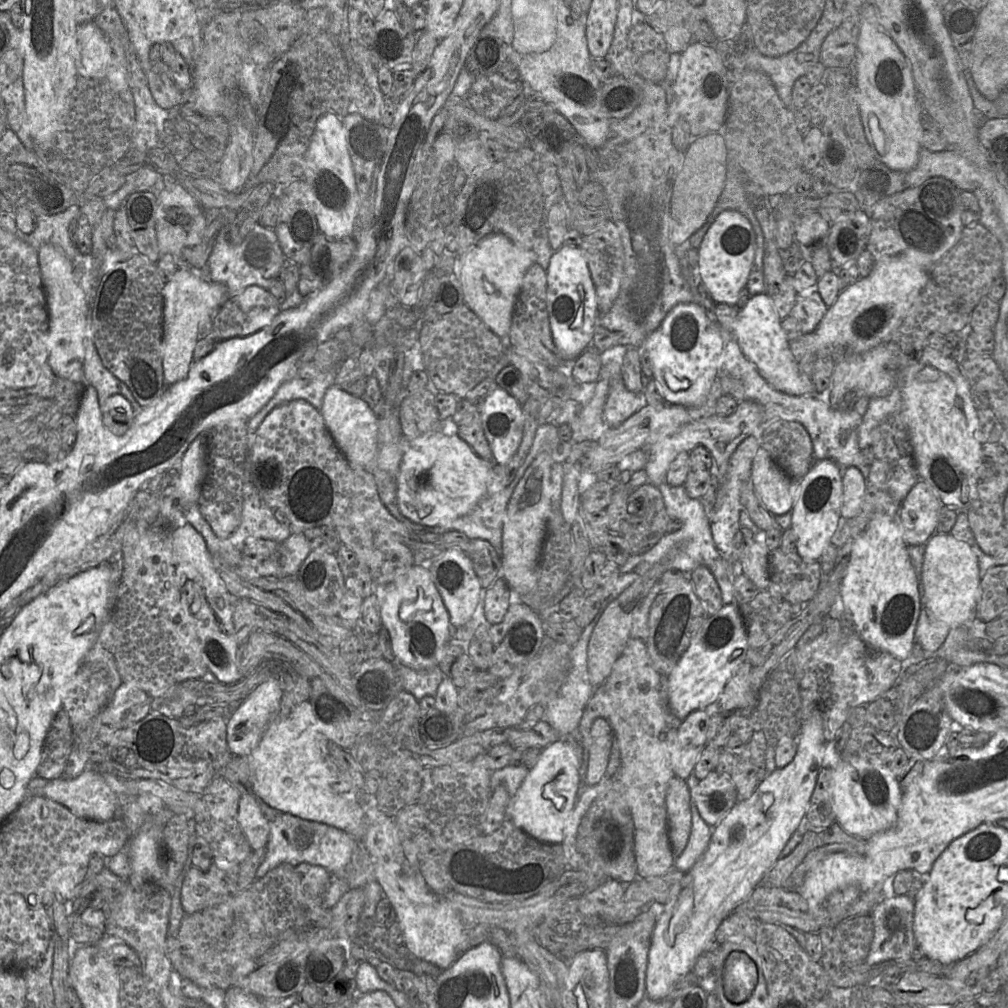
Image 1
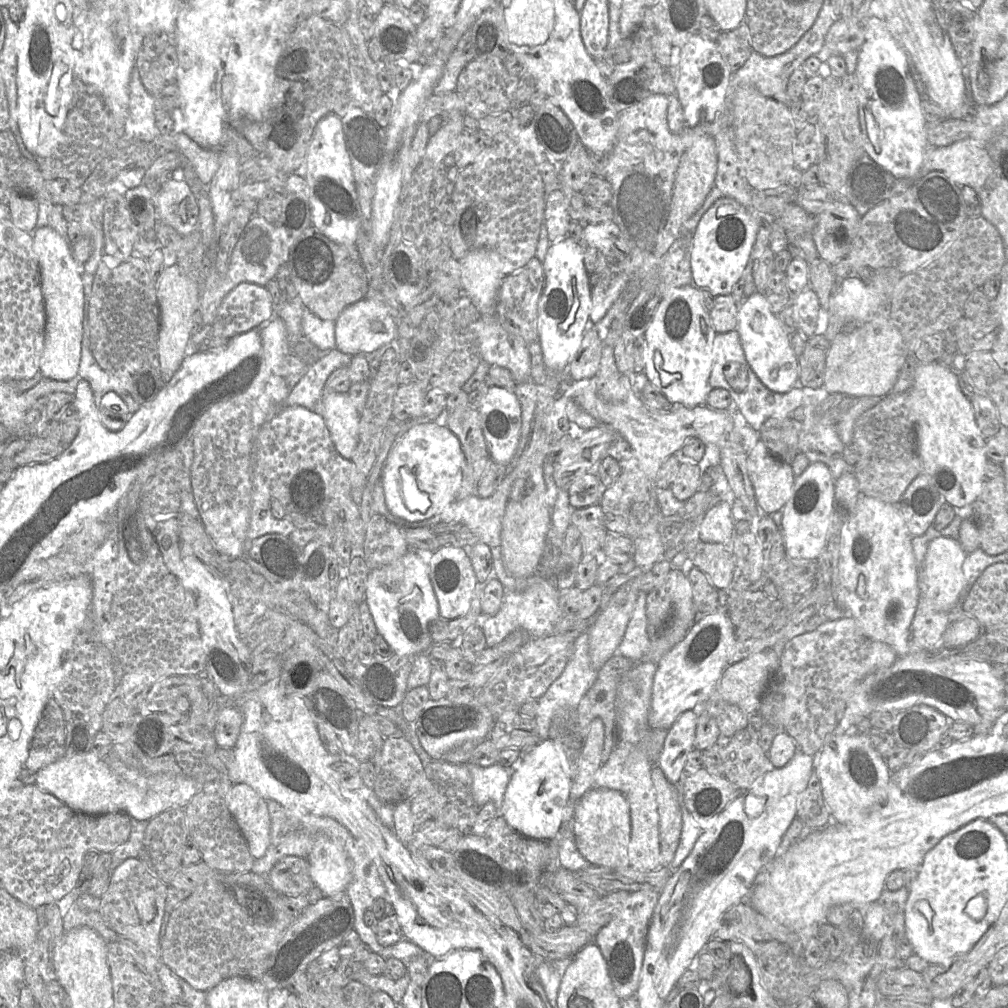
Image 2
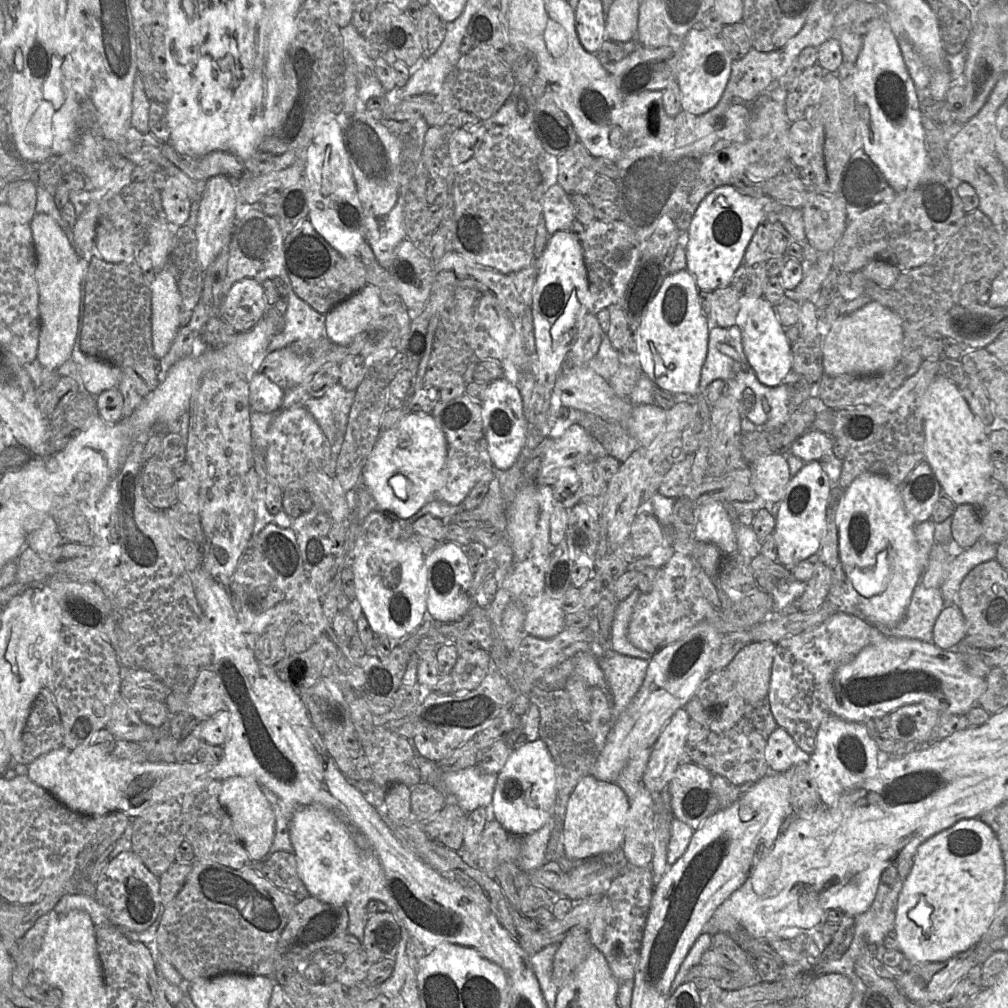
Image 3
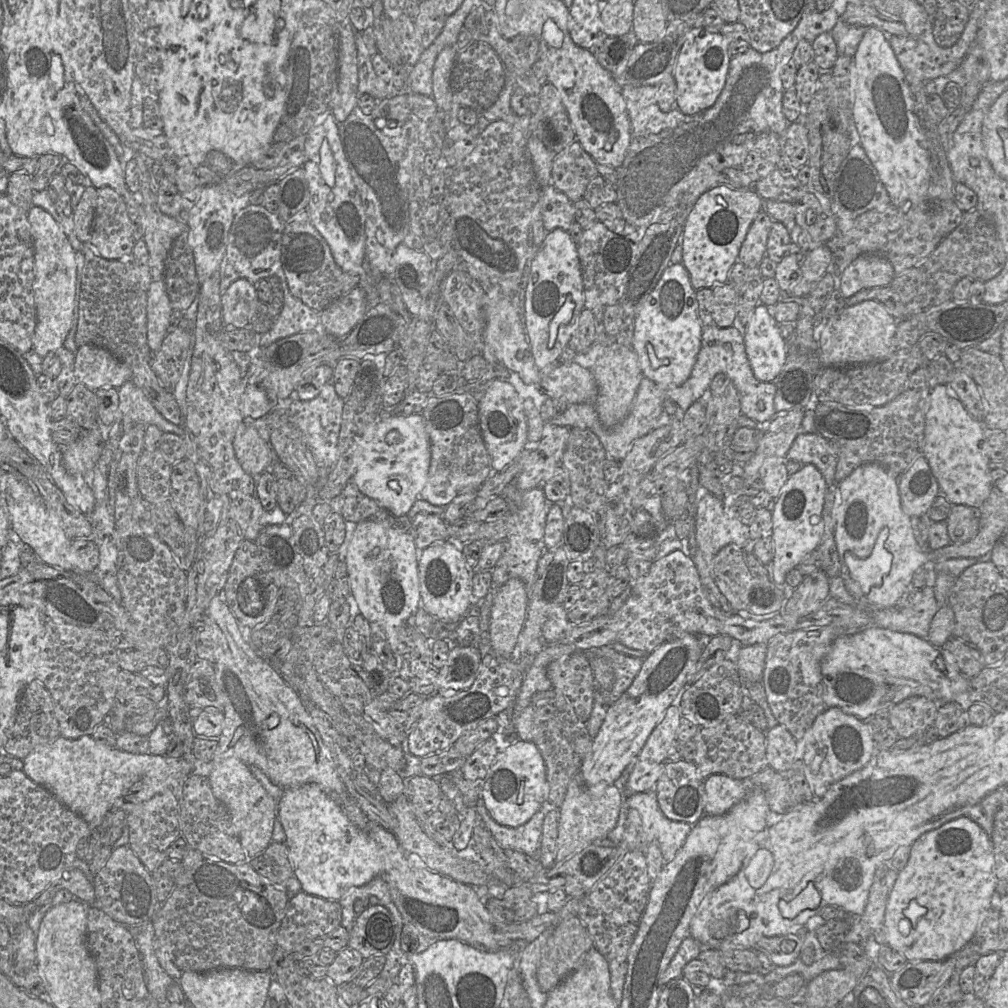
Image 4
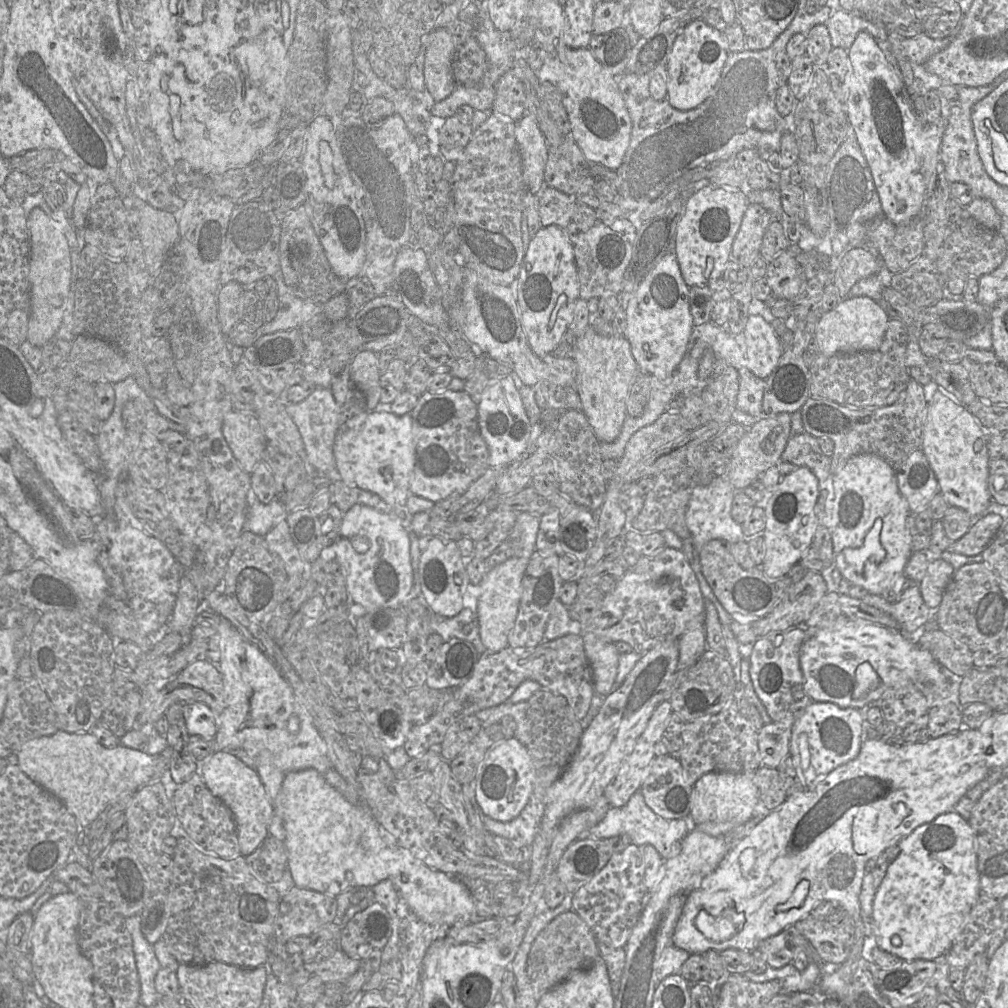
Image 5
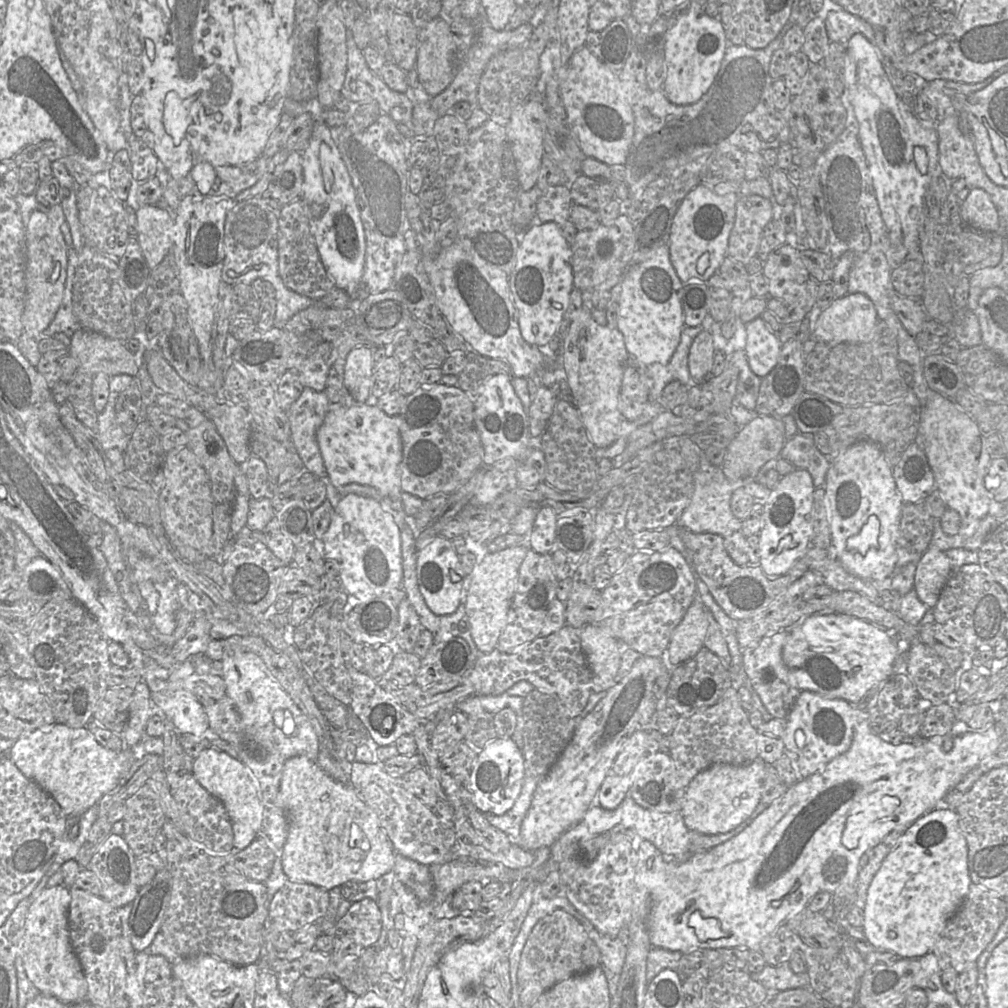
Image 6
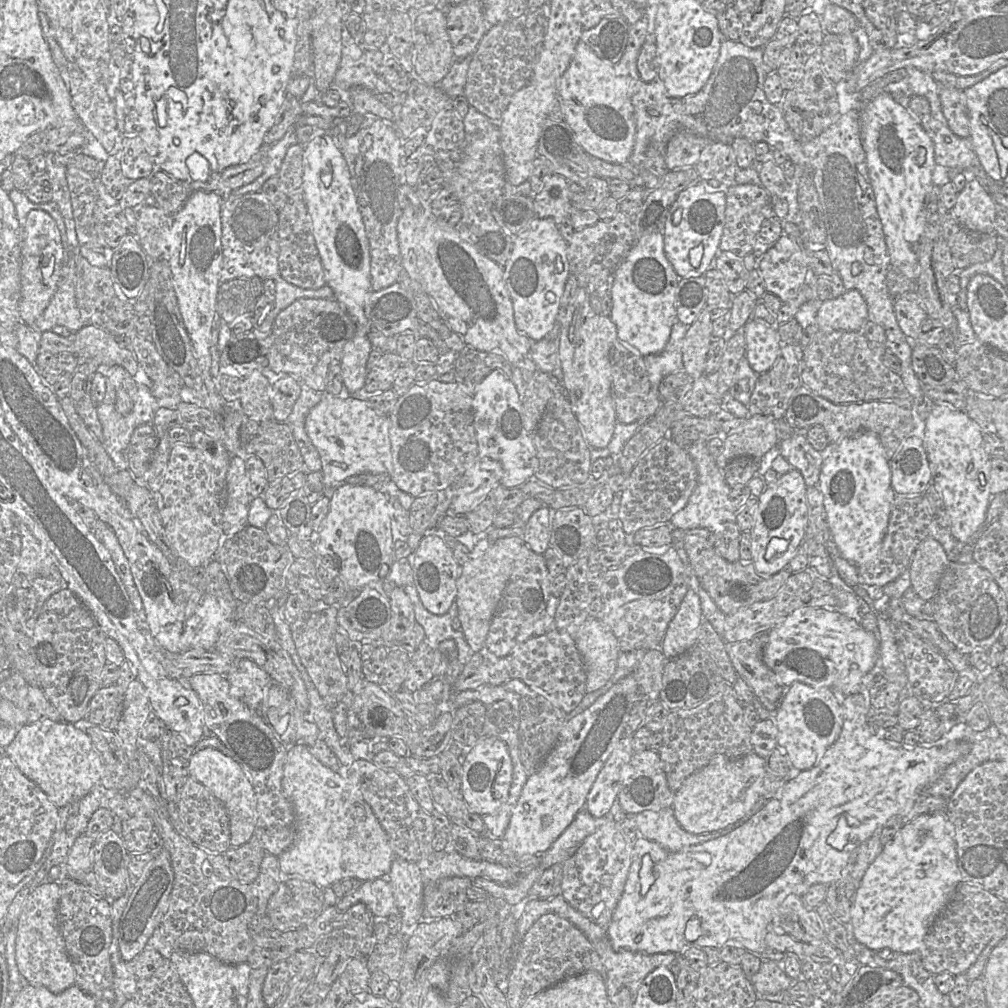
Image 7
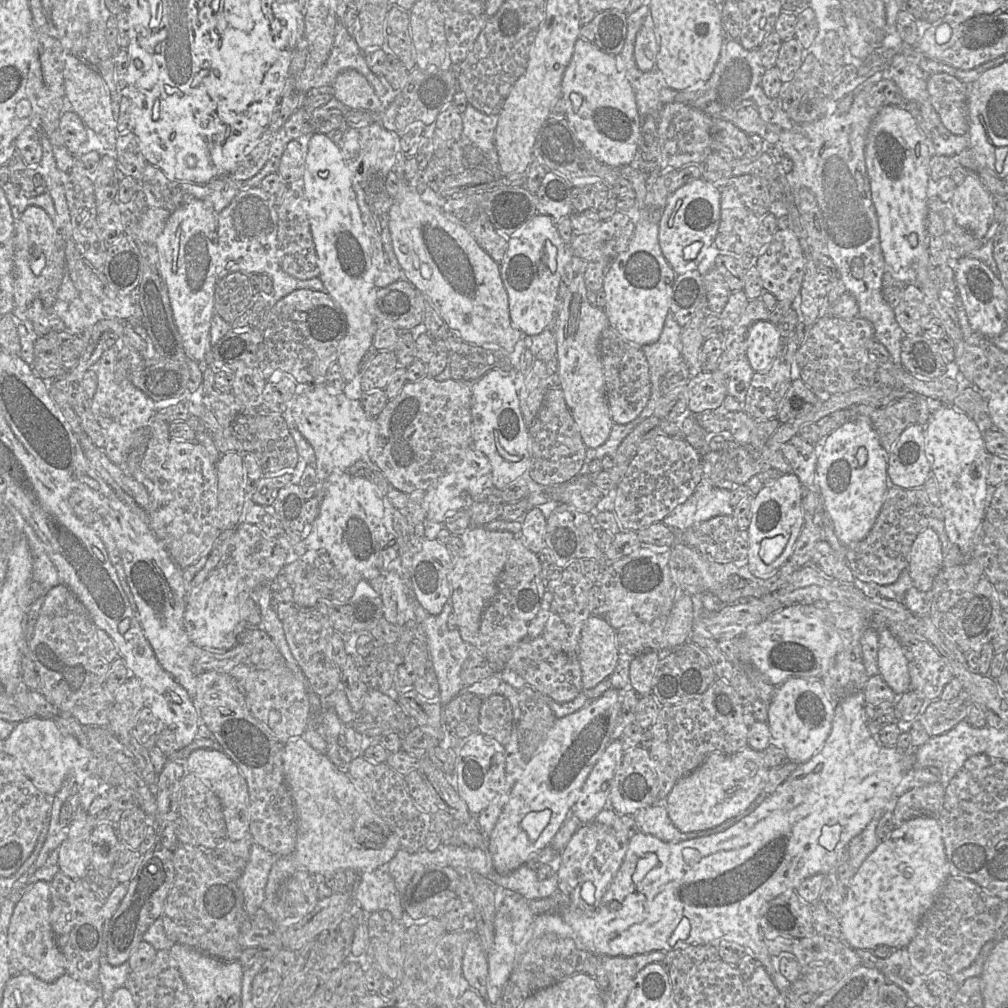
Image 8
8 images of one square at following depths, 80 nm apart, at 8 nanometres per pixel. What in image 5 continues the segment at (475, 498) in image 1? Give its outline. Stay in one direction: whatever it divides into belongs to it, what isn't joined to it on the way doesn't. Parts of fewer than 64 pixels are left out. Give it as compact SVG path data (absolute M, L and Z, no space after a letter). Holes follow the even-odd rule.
M366 411L344 421L334 443L334 457L341 481L377 494L395 508L404 508L415 462L415 438L410 415Z

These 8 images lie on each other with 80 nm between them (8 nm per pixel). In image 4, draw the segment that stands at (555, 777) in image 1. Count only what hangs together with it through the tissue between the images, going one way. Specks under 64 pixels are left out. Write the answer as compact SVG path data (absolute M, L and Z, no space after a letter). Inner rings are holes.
M515 739L506 743L488 769L486 777L479 783L482 803L493 819L502 825L521 826L545 807L548 793L546 766L532 741Z

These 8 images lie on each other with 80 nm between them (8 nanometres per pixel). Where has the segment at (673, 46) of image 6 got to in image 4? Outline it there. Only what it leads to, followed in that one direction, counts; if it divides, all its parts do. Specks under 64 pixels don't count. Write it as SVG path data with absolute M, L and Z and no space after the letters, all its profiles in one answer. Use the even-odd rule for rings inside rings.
M705 27L692 28L683 35L683 43L675 63L673 78L676 83L676 107L687 115L699 114L712 107L725 86L729 72L731 55L719 31L709 31Z

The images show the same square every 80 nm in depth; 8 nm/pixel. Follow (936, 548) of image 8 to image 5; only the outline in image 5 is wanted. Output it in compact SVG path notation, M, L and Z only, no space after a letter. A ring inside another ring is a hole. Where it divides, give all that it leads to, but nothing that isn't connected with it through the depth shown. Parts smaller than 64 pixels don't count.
M932 560L919 586L926 605L935 611L941 604L944 592L952 580L955 569L945 560Z

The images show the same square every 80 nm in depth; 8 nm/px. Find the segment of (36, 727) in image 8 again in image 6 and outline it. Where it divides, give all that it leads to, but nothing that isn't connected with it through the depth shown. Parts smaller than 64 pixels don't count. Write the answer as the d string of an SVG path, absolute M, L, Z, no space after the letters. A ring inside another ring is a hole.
M57 722L21 735L10 748L7 756L27 778L54 798L66 816L81 815L89 808L98 805L103 796L118 787L123 776L136 760L136 753L131 749L124 748L120 752L106 749L86 728L70 728Z

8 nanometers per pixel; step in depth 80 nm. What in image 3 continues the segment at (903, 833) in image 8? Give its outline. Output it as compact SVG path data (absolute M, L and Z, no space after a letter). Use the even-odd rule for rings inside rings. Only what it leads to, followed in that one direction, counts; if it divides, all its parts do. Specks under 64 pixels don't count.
M979 818L961 819L916 850L895 916L898 949L906 959L946 962L976 945L1004 899L1005 864L994 831Z

